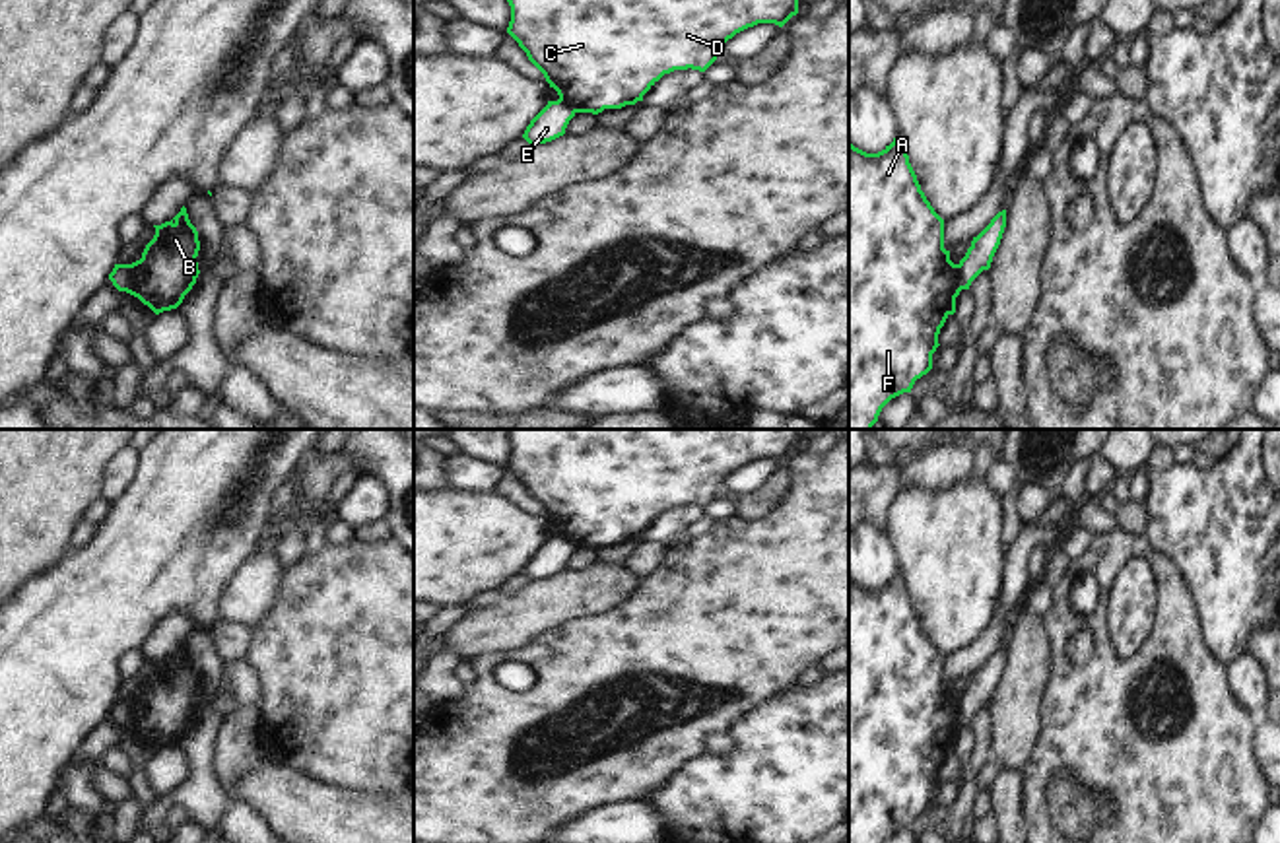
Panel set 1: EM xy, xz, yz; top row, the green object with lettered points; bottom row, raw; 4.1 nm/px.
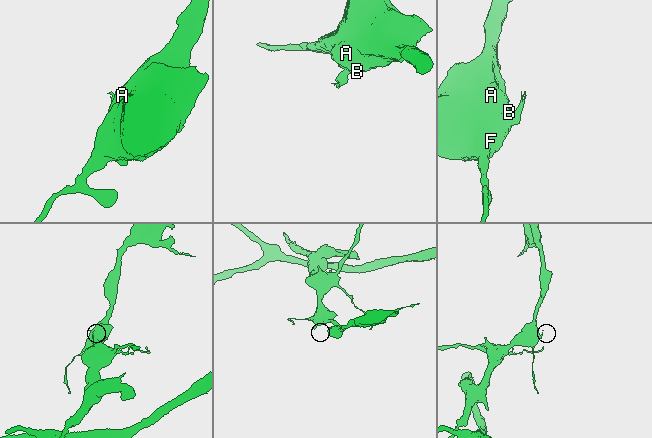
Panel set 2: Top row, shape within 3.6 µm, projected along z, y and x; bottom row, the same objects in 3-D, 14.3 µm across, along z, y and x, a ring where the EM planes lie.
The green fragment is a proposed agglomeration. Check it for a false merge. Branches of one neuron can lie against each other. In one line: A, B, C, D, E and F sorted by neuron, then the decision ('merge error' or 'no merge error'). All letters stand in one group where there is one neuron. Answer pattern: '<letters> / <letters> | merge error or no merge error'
A B C D F / E | merge error

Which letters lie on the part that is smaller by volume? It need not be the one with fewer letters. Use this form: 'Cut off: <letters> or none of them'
Cut off: E

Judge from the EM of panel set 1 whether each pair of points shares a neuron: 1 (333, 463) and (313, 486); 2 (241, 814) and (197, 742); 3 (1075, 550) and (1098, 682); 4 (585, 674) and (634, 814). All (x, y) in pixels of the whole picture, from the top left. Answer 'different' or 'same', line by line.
1: same
2: different
3: different
4: different

